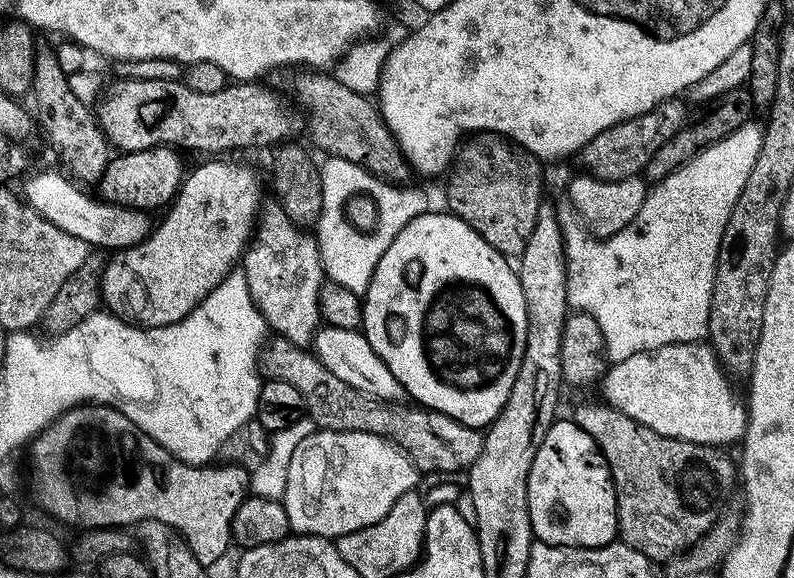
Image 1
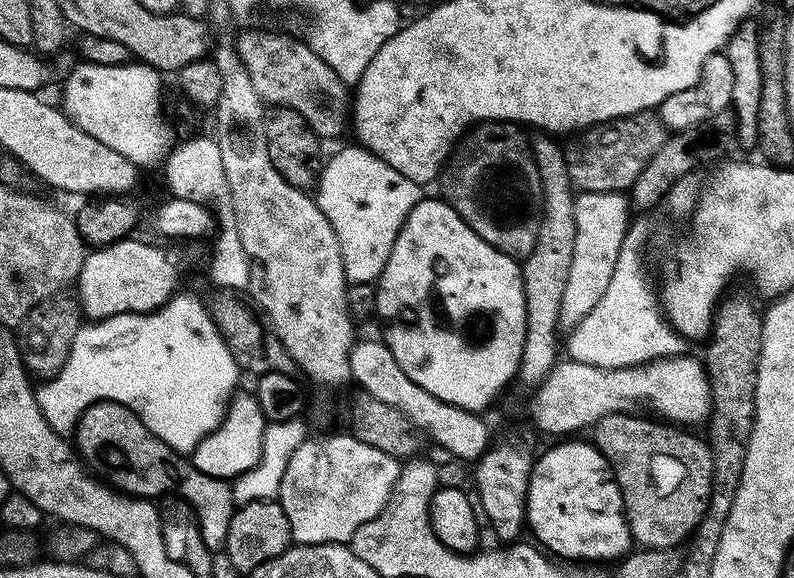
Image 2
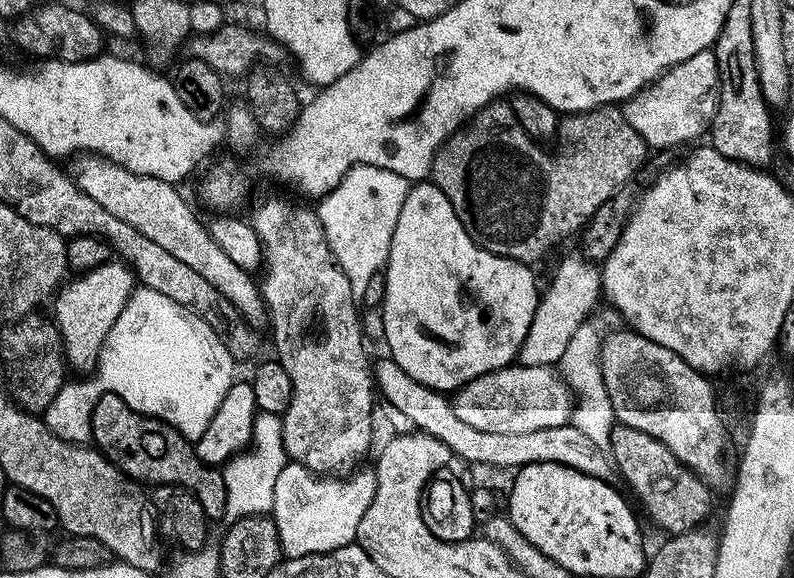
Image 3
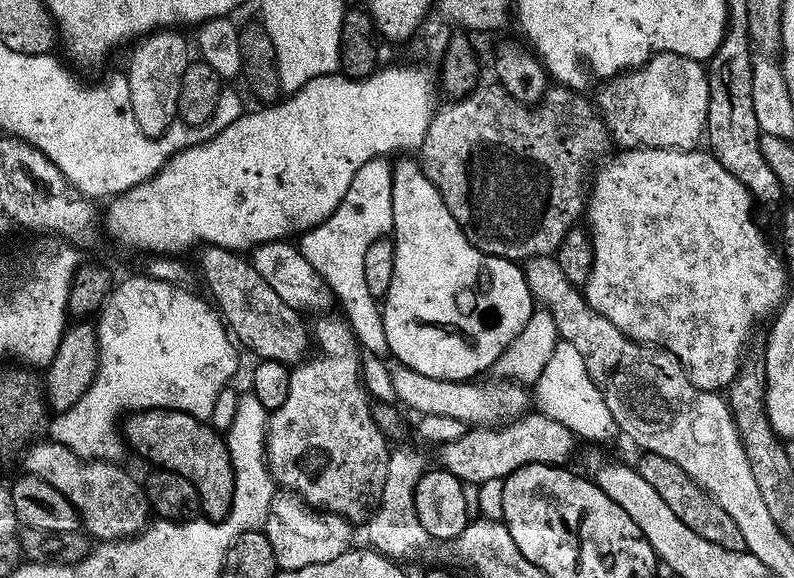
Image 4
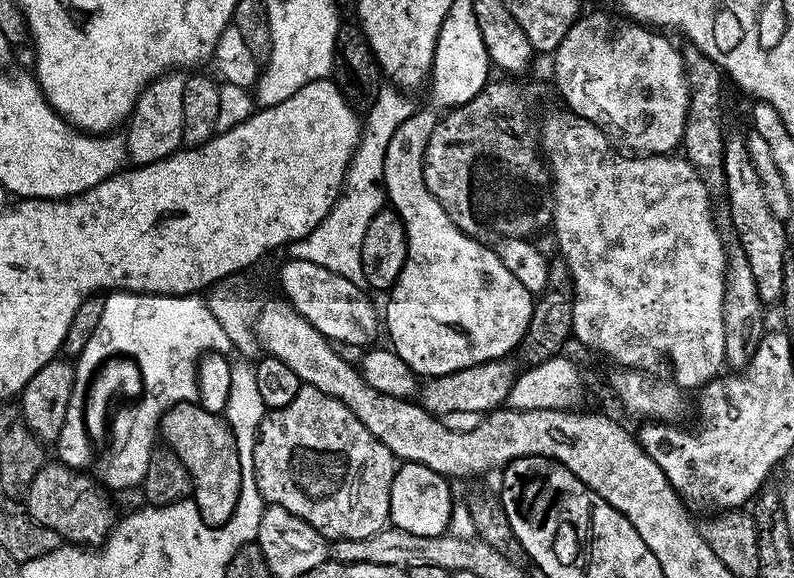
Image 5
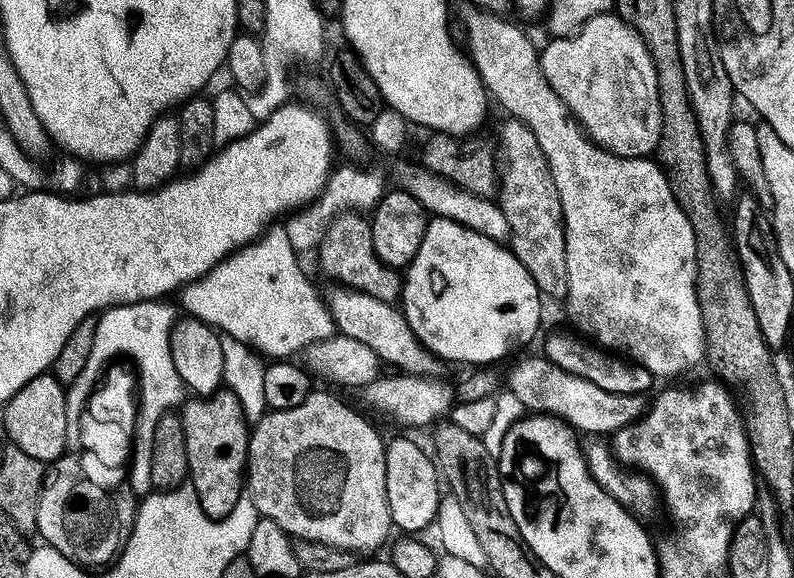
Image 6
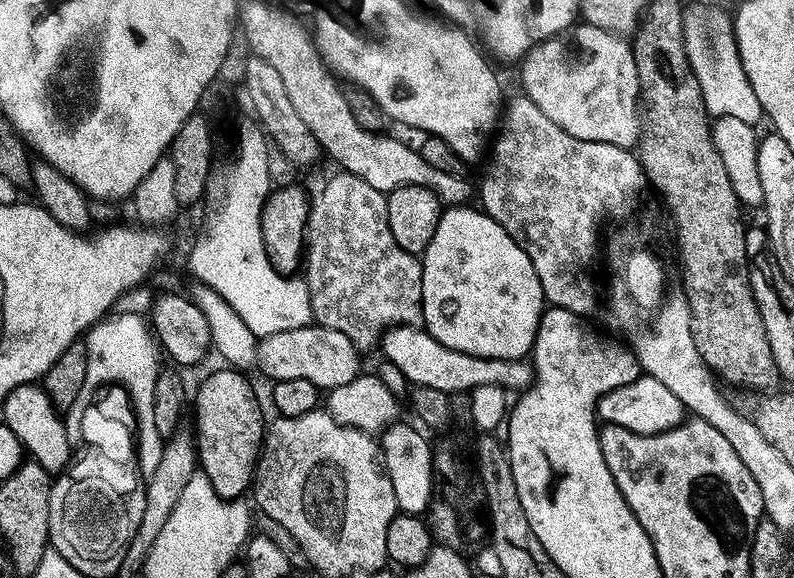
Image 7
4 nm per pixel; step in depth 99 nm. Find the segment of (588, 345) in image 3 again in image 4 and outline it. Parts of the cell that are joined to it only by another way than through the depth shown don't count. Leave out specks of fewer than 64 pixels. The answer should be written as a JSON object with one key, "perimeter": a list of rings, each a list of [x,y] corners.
{"perimeter":[[[557,340],[554,354],[550,354],[550,362],[546,362],[546,370],[542,370],[536,379],[534,404],[541,414],[554,418],[554,422],[562,422],[562,426],[582,440],[612,440],[618,436],[610,406],[606,406],[600,388],[592,384],[582,354],[578,354],[565,340]]]}

